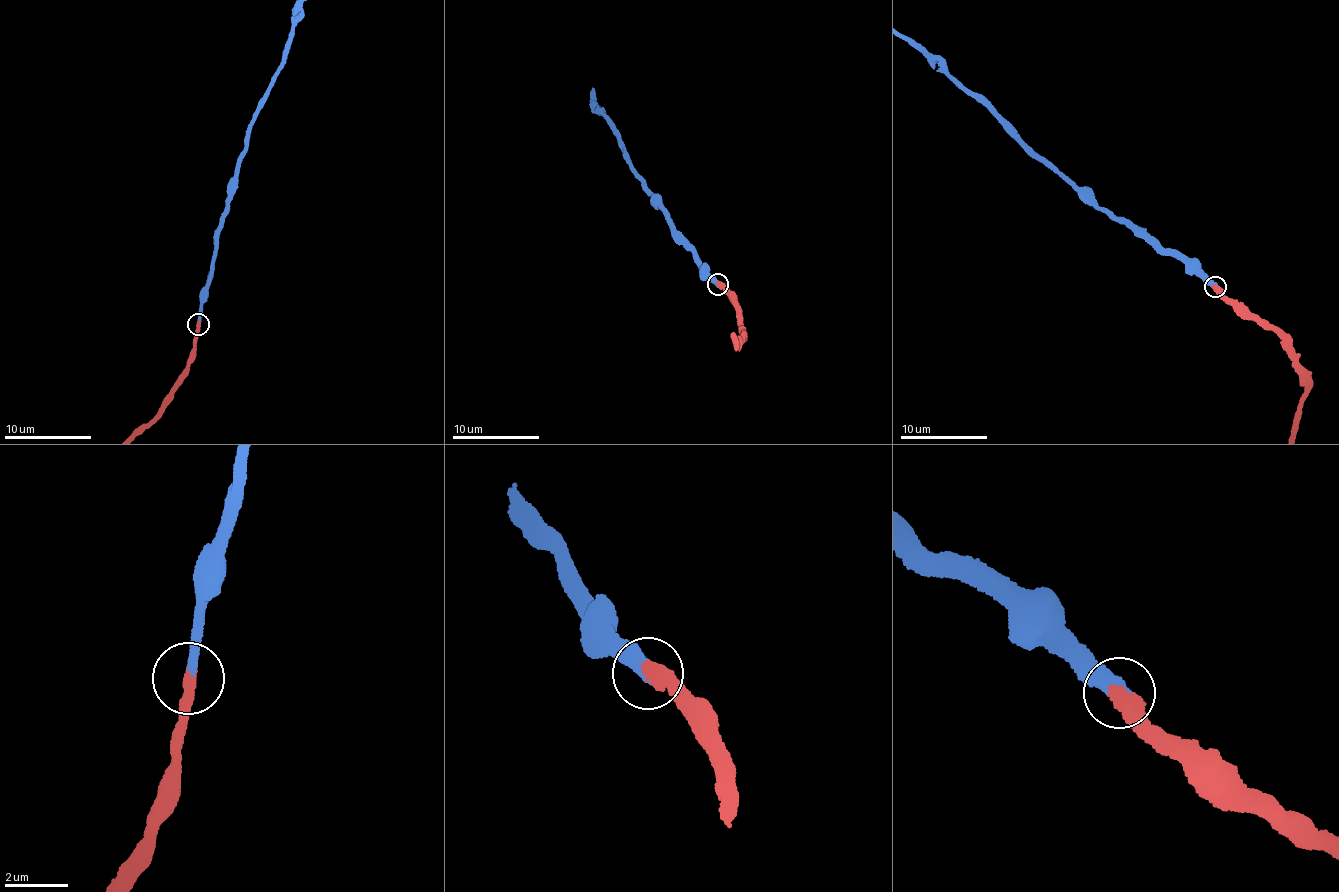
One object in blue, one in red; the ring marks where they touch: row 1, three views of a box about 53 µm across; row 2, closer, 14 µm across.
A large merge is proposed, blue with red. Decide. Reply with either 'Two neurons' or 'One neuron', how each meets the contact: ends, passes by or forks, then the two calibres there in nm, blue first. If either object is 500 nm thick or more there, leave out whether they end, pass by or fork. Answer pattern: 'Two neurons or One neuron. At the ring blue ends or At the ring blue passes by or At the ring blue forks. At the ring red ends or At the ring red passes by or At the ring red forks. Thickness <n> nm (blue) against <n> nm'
One neuron. Thickness 400 nm (blue) against 500 nm

